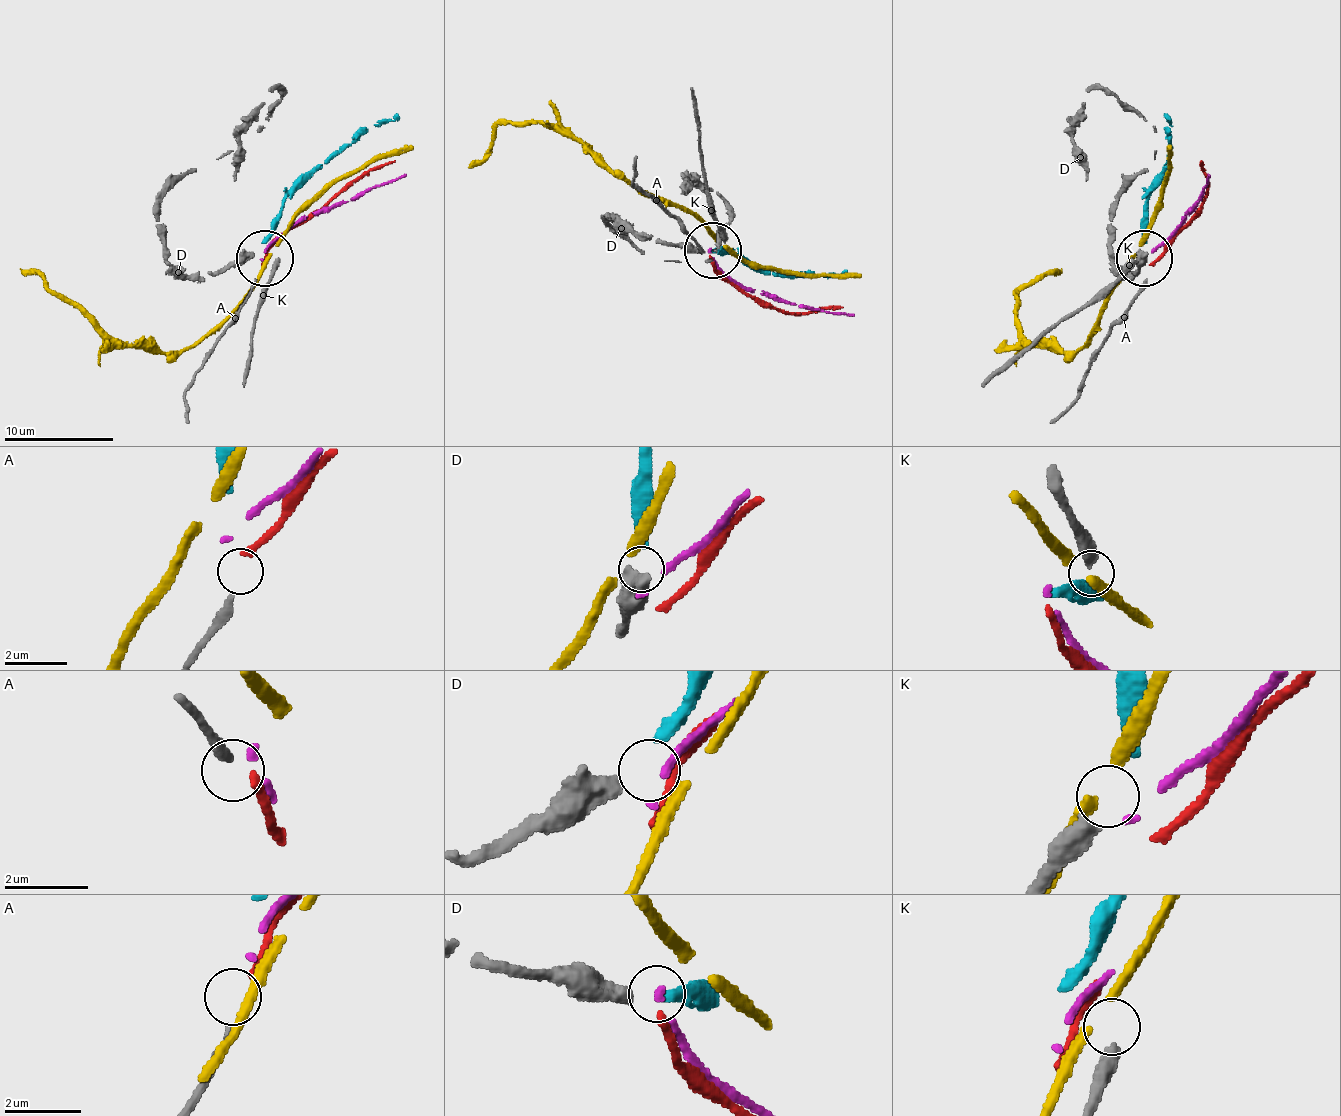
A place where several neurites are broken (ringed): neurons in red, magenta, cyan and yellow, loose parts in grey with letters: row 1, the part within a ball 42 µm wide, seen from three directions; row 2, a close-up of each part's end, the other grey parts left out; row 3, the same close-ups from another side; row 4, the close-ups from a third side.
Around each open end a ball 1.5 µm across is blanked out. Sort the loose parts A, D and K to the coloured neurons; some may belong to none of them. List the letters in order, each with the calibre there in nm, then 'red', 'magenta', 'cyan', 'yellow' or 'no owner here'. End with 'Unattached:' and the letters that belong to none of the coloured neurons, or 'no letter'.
A: calibre 200 nm; red
D: calibre 420 nm; cyan
K: calibre 480 nm; no owner here
Unattached: K

